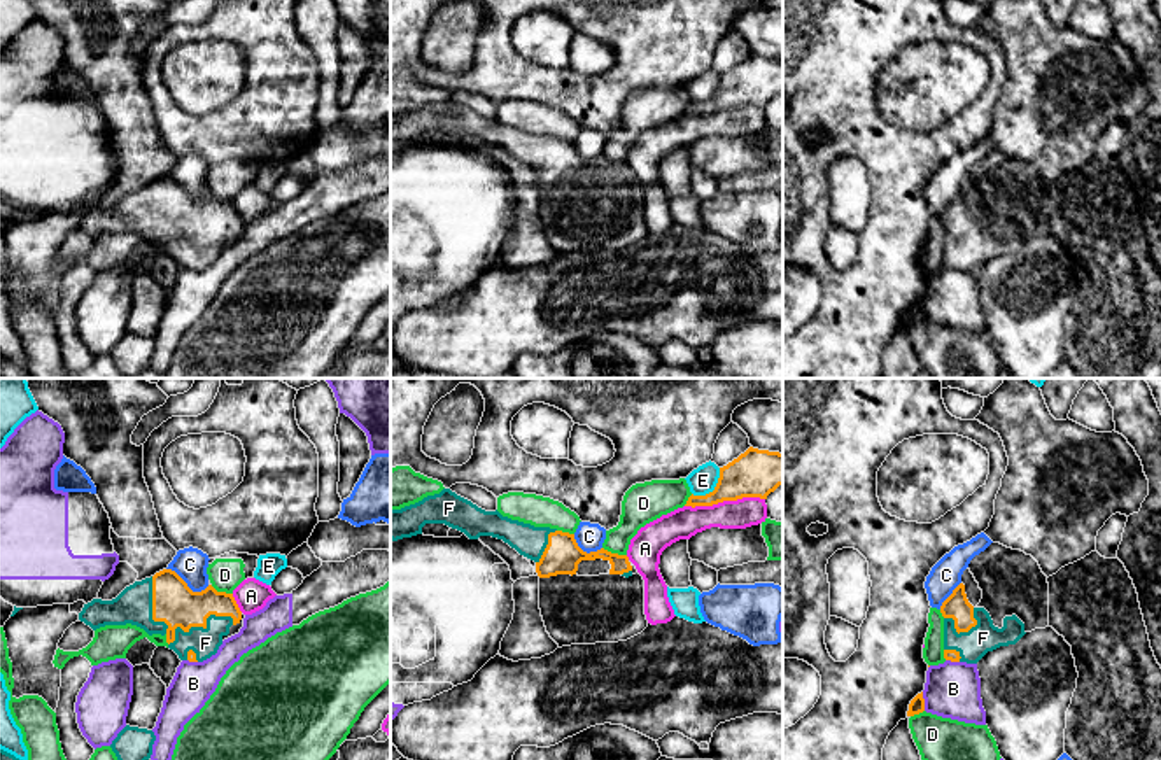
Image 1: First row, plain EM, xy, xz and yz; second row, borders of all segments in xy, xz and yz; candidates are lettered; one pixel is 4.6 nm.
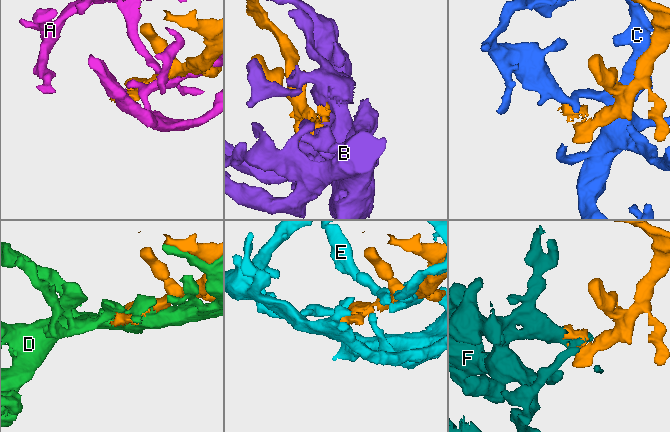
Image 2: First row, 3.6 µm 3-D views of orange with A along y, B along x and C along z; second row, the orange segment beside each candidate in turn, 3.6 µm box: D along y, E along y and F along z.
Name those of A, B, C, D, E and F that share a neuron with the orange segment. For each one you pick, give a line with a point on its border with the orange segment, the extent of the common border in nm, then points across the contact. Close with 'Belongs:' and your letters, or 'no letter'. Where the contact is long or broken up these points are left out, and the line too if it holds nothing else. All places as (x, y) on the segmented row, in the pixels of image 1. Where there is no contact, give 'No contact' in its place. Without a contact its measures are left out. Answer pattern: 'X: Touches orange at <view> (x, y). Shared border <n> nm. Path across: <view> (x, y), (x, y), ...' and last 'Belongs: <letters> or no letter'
F: Touches orange at xy (198, 626). Shared border 320 nm
Belongs: F

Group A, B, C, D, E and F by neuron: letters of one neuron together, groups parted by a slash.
A / B / C / D / E / F

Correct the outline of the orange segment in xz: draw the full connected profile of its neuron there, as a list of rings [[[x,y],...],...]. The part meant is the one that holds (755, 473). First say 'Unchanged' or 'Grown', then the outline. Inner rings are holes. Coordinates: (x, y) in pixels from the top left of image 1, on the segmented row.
Unchanged. [[[749,447],[737,459],[720,468],[713,492],[692,494],[685,506],[713,506],[742,497],[767,499],[779,485],[783,485],[783,454]]]

